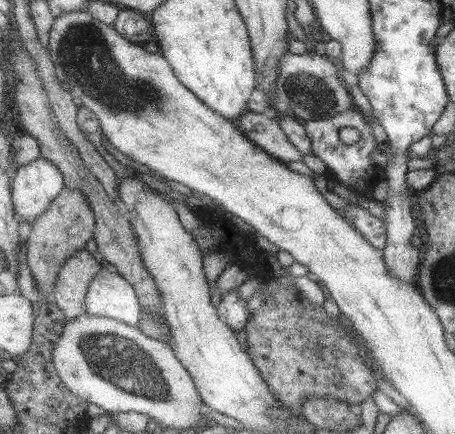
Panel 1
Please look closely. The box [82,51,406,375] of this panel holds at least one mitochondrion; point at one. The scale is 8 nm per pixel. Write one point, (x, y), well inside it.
(310, 95)

